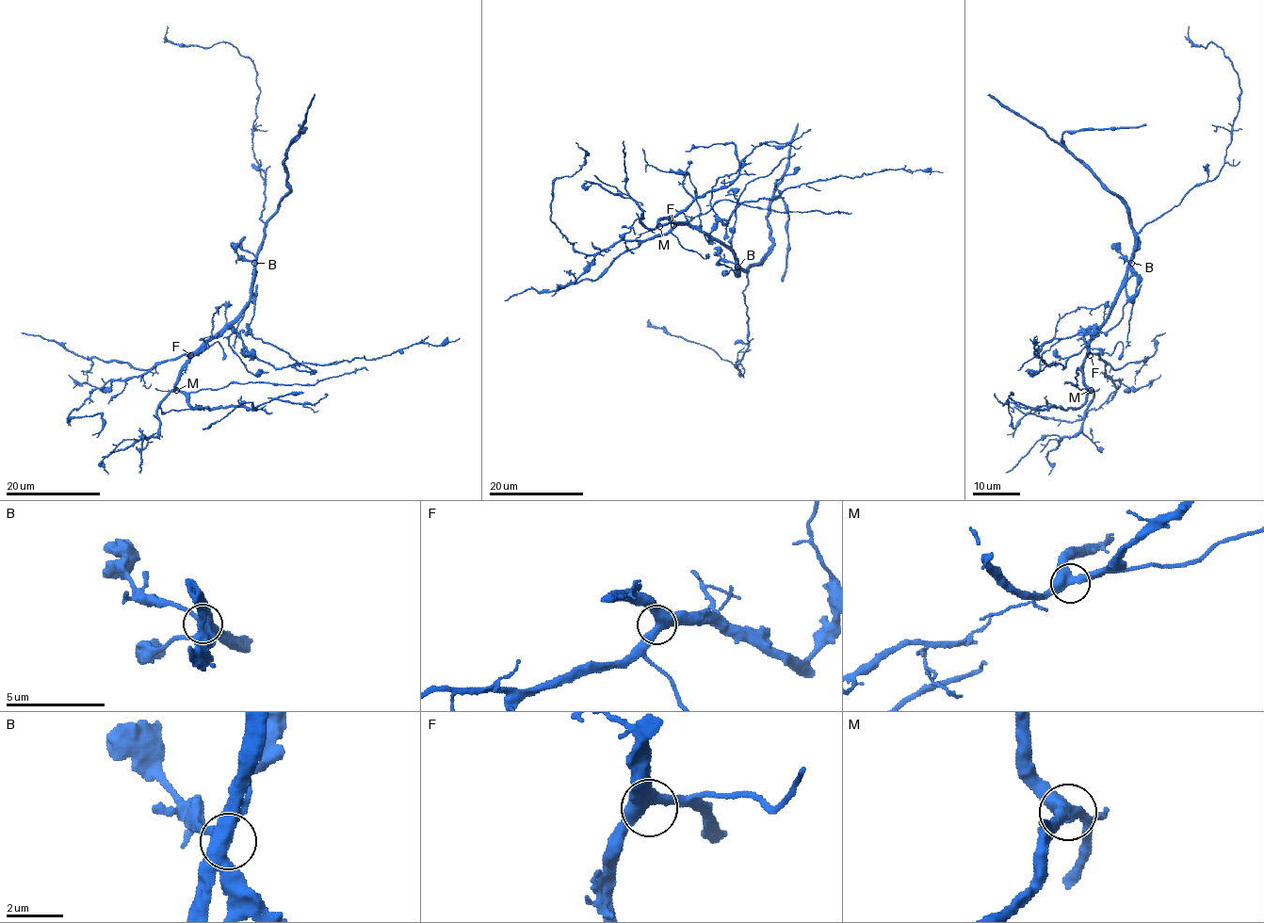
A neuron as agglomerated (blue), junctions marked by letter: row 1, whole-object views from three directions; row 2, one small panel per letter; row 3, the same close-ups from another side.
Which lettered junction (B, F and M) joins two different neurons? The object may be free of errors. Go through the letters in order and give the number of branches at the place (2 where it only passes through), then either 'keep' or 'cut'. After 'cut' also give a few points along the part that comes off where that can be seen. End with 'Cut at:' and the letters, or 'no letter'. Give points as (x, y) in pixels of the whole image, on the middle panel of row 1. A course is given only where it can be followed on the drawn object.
B: 3 branches meet; keep
F: 3 branches meet; keep
M: 3 branches meet; keep
Cut at: no letter

